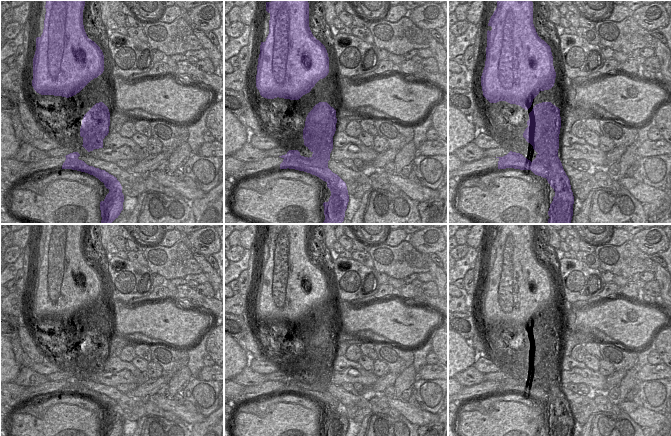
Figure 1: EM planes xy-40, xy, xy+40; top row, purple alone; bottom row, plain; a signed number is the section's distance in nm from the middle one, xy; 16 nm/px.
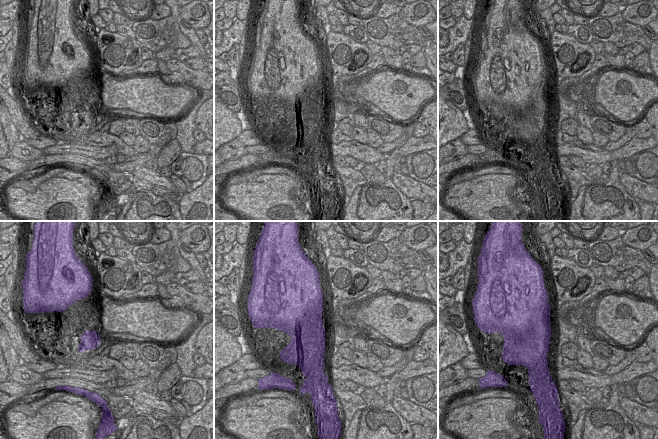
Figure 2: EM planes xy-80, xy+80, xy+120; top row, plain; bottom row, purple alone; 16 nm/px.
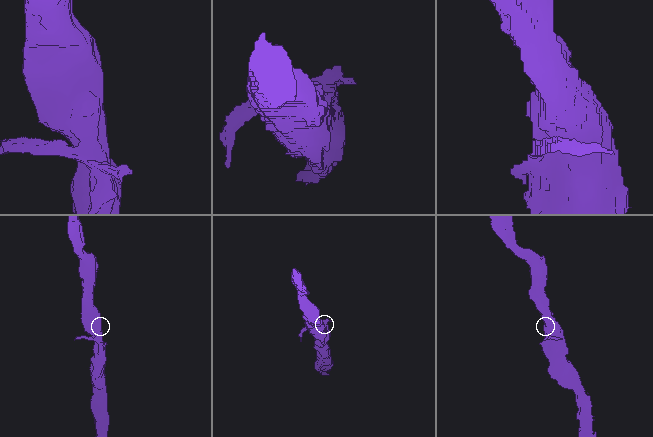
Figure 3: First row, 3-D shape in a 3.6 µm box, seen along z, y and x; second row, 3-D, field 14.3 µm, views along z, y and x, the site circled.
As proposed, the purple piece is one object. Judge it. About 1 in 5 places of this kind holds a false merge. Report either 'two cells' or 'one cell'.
two cells

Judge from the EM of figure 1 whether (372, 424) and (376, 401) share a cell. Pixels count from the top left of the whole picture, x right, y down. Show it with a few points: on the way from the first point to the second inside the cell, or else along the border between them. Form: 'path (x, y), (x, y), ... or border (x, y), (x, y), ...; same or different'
border (372, 412), (381, 412), (387, 415); different

